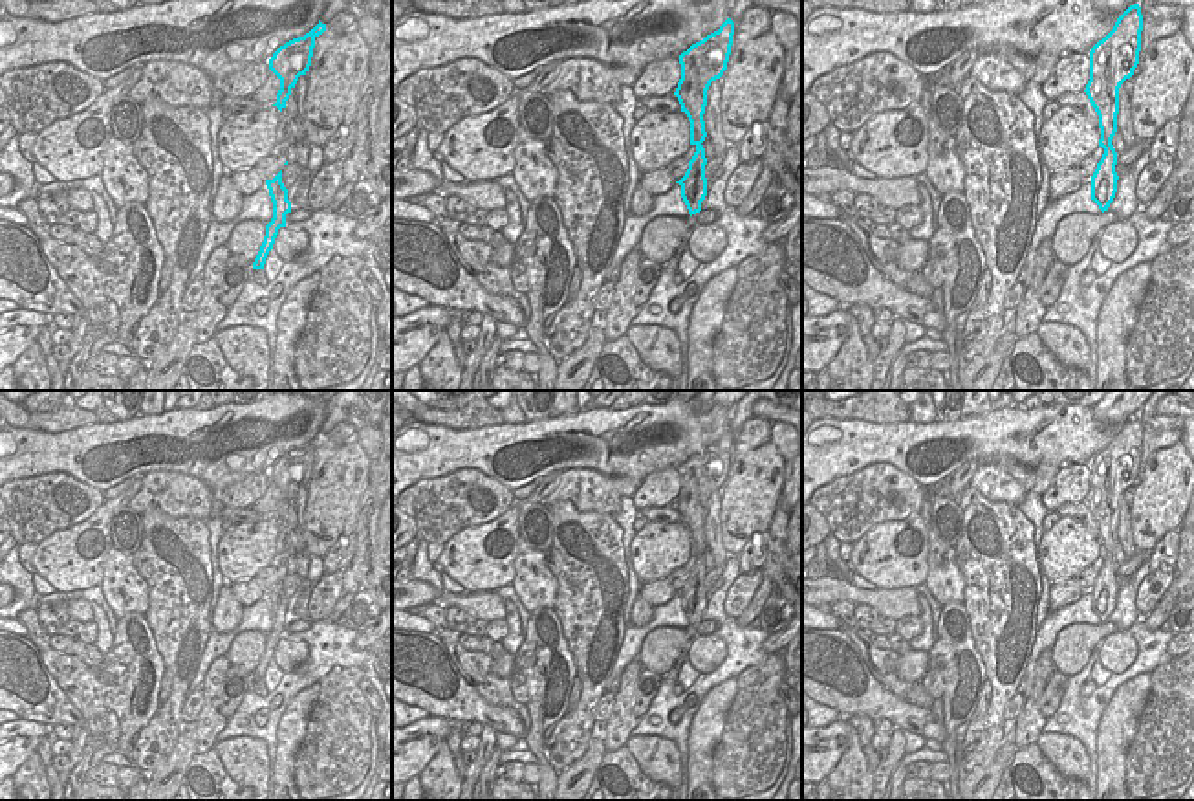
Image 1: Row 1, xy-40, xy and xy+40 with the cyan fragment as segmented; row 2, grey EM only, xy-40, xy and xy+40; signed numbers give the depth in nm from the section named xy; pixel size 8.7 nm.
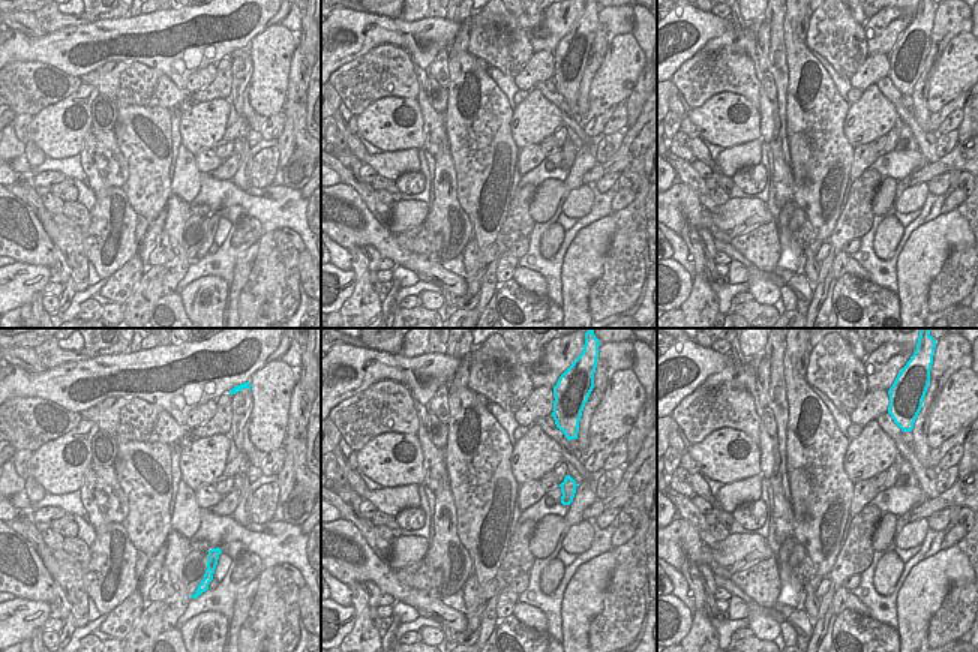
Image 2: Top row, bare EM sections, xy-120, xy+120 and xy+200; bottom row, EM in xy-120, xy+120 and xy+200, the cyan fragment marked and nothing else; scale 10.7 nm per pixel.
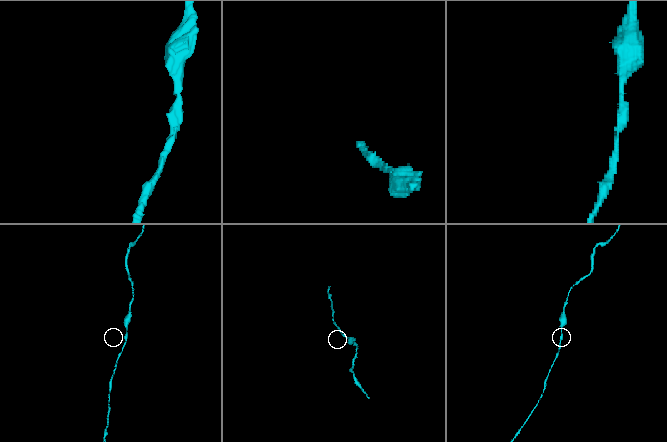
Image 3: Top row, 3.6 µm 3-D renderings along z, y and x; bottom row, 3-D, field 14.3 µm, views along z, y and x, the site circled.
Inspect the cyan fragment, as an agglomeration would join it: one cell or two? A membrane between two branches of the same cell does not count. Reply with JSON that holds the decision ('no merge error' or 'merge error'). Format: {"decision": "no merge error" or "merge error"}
{"decision": "no merge error"}

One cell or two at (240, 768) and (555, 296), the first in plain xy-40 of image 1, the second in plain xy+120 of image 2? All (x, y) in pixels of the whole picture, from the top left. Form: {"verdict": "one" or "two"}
{"verdict": "two"}

